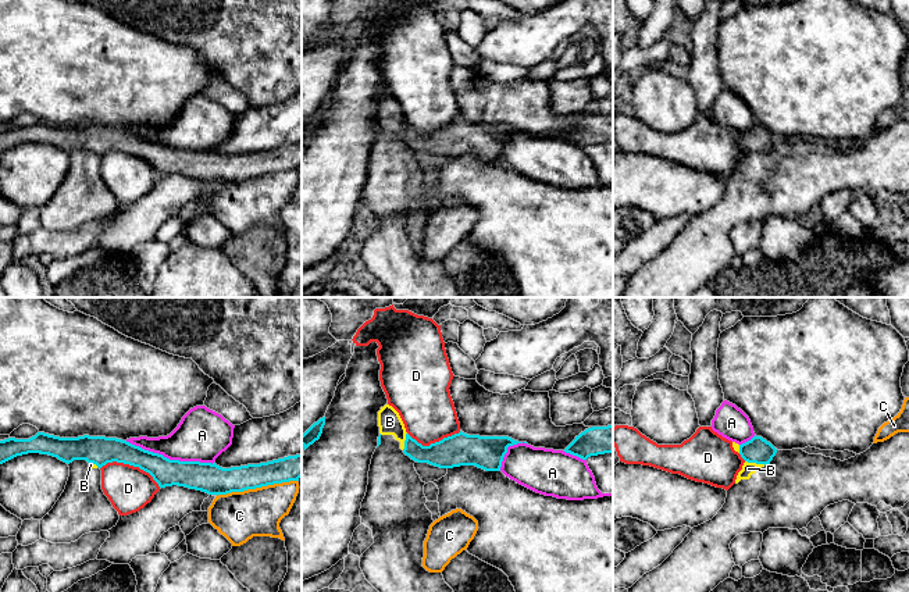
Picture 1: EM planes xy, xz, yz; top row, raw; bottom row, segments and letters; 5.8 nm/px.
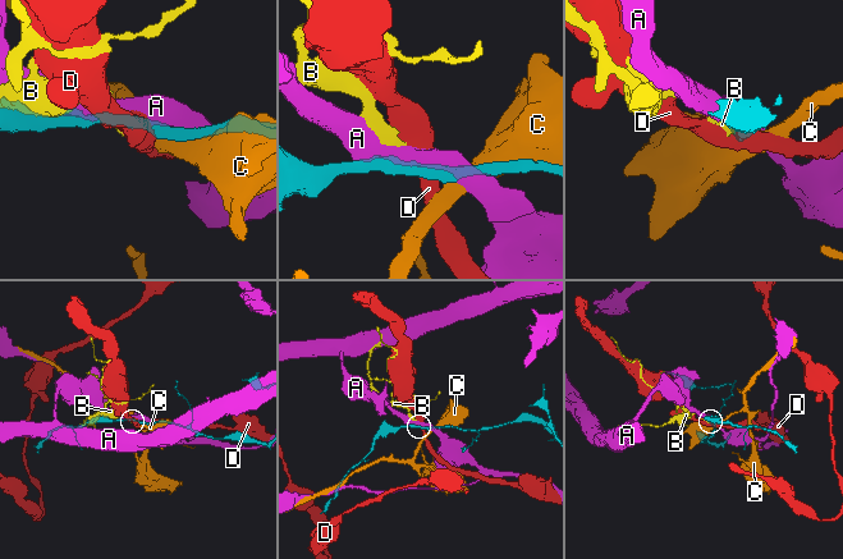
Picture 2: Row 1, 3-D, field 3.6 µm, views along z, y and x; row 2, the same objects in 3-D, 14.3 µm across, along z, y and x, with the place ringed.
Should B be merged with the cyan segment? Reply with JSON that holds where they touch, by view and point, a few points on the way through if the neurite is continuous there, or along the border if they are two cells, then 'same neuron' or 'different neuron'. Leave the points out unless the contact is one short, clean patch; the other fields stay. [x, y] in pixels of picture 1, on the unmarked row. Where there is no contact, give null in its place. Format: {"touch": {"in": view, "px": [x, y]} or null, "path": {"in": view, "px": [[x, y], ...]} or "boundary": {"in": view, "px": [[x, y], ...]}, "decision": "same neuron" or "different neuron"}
{"touch": {"in": "yz", "px": [755, 150]}, "path": {"in": "yz", "px": [[758, 139], [755, 150], [748, 157]]}, "decision": "same neuron"}

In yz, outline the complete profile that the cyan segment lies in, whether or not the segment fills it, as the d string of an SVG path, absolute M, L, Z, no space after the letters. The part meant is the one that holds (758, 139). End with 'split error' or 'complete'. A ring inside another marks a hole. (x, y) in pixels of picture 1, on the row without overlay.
M756 124L742 133L732 131L732 136L745 149L742 158L737 164L735 172L741 168L749 168L758 157L770 153L777 142L777 138L770 131Z; split error

